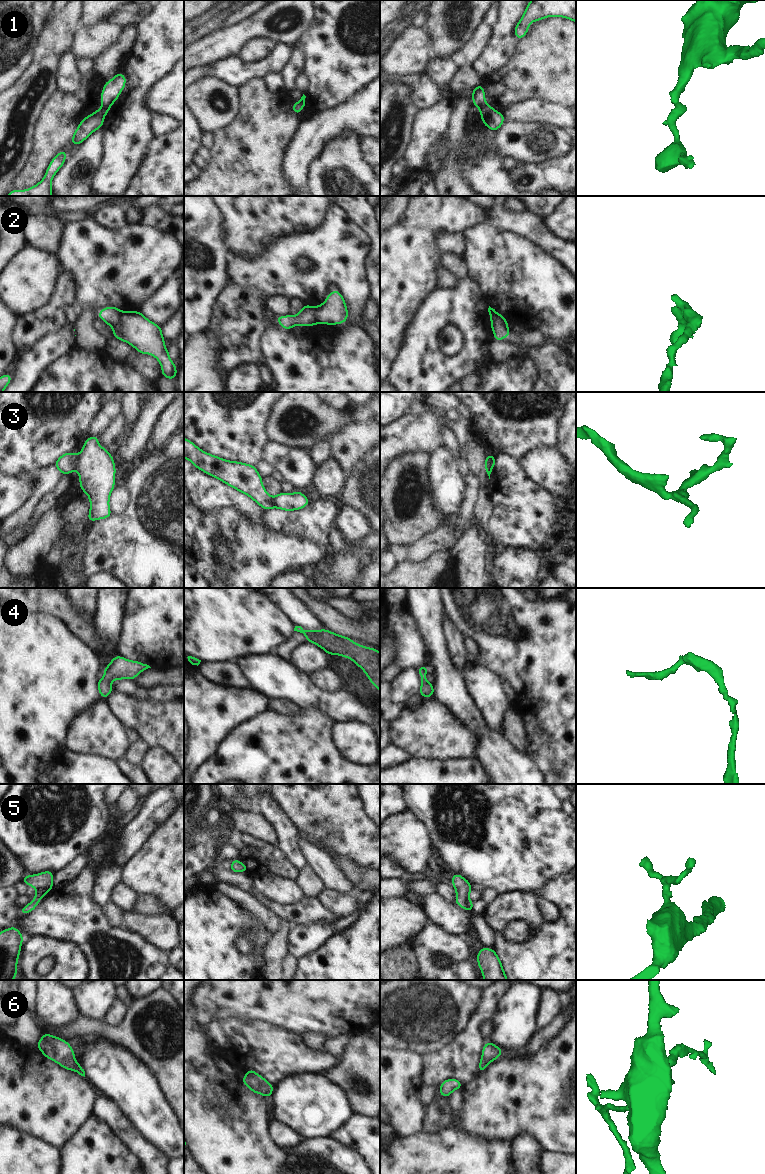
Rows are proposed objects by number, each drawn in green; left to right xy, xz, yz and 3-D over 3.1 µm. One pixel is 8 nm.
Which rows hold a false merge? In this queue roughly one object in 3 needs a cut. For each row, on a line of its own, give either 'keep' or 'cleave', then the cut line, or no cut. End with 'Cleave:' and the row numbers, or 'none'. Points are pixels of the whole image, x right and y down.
1: cleave; cut xy (102, 106), (108, 109)
2: cleave; cut xy (123, 312), (121, 321), (113, 328)
3: cleave; cut xy (78, 455), (76, 468)
4: keep; cut none
5: keep; cut none
6: keep; cut none
Cleave: 1, 2, 3

